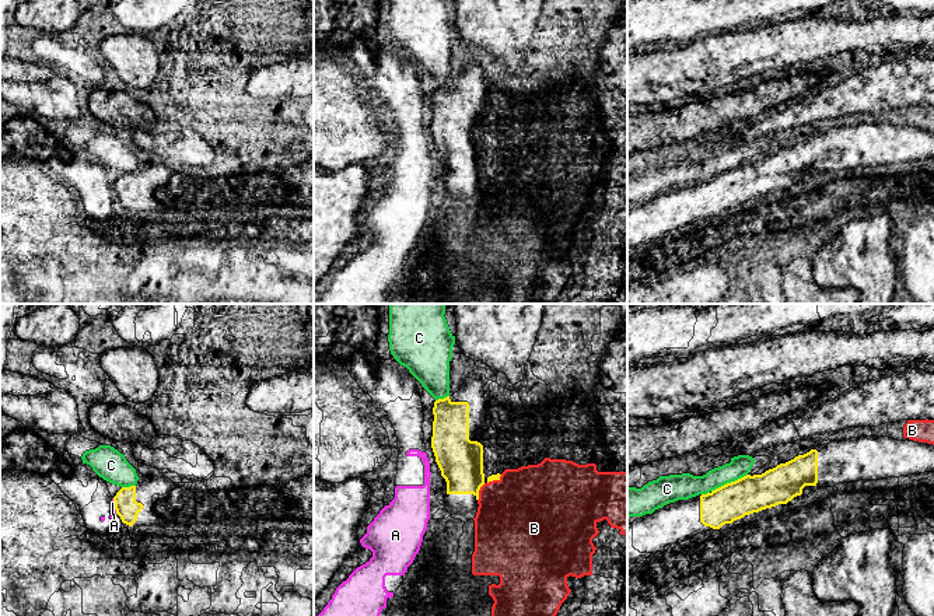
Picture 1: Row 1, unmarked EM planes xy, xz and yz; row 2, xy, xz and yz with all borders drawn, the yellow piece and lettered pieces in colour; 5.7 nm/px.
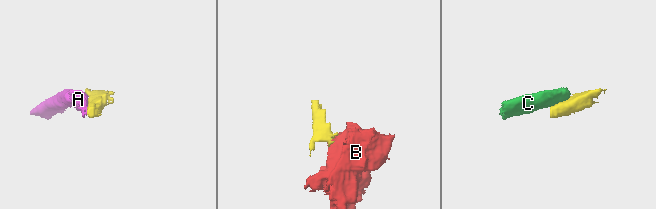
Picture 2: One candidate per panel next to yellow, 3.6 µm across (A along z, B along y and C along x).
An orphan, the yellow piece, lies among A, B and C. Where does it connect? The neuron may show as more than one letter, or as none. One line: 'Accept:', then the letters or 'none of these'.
Accept: none of these

